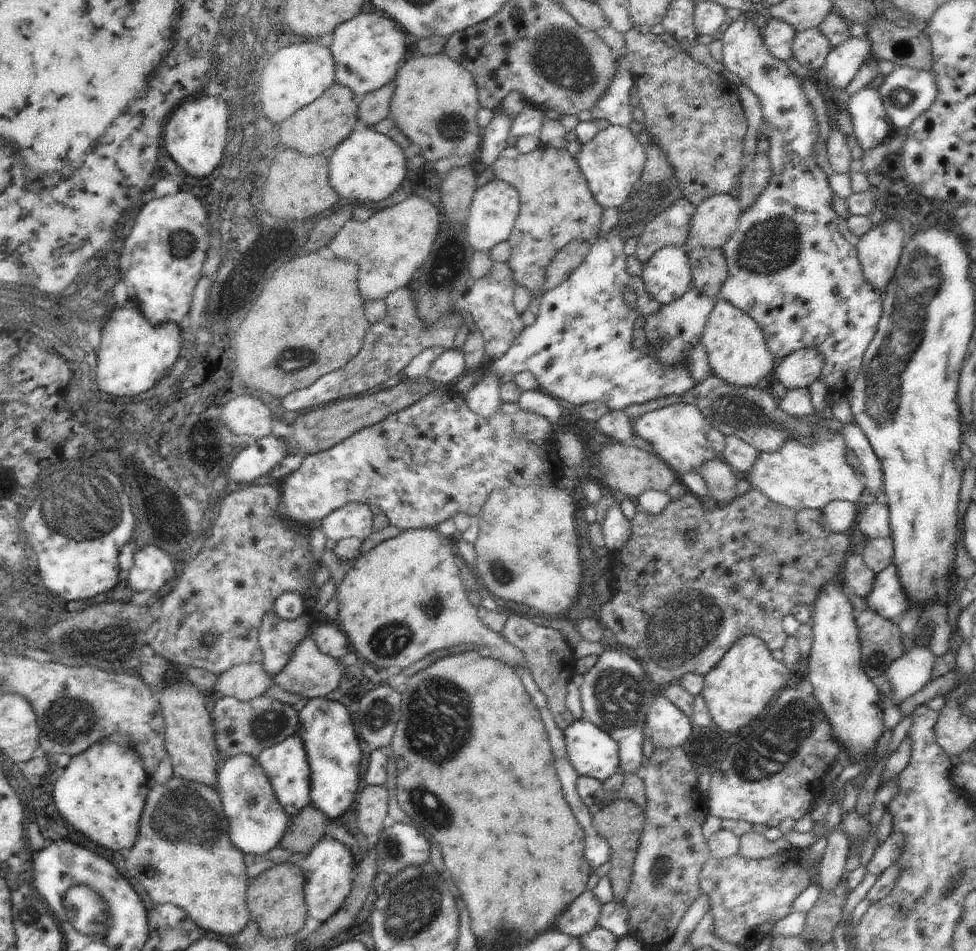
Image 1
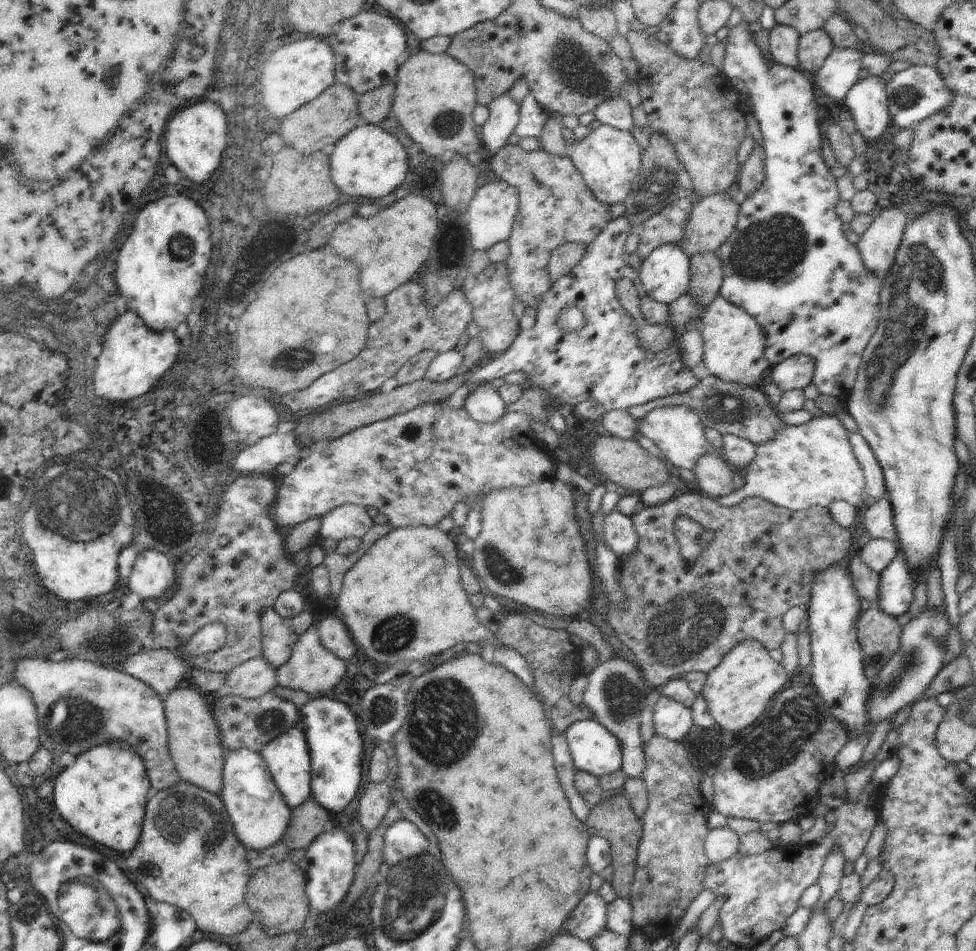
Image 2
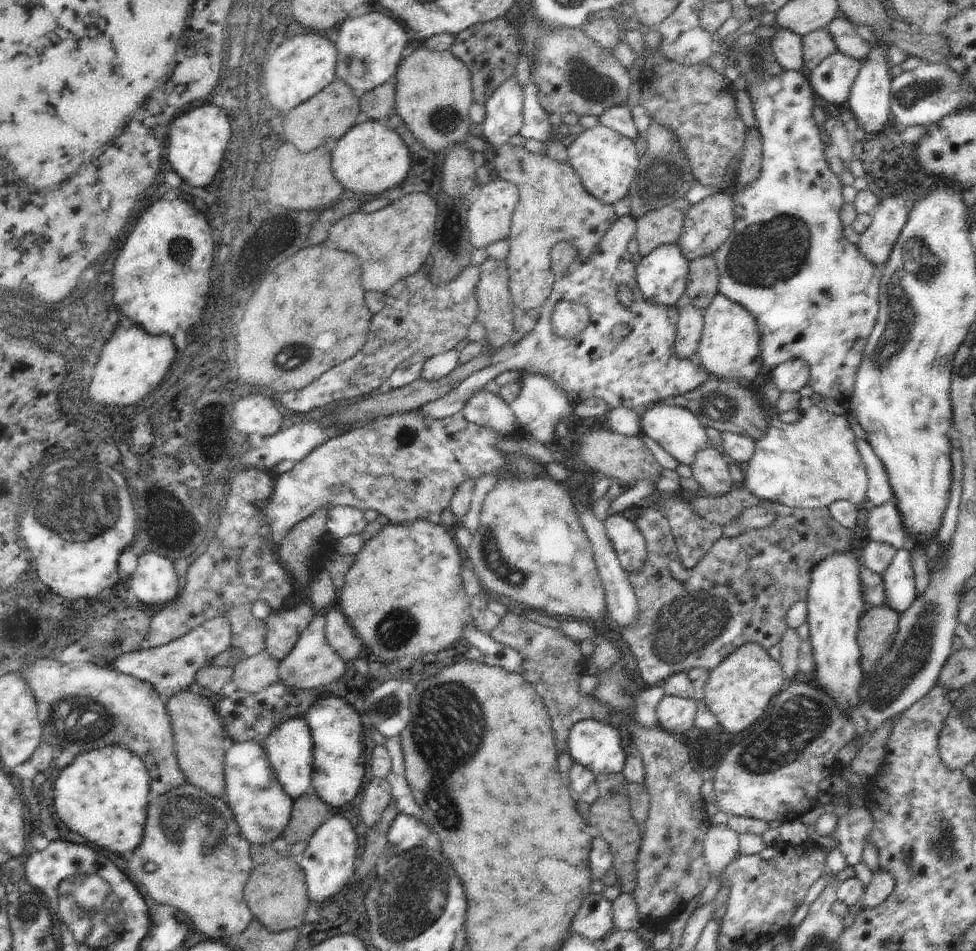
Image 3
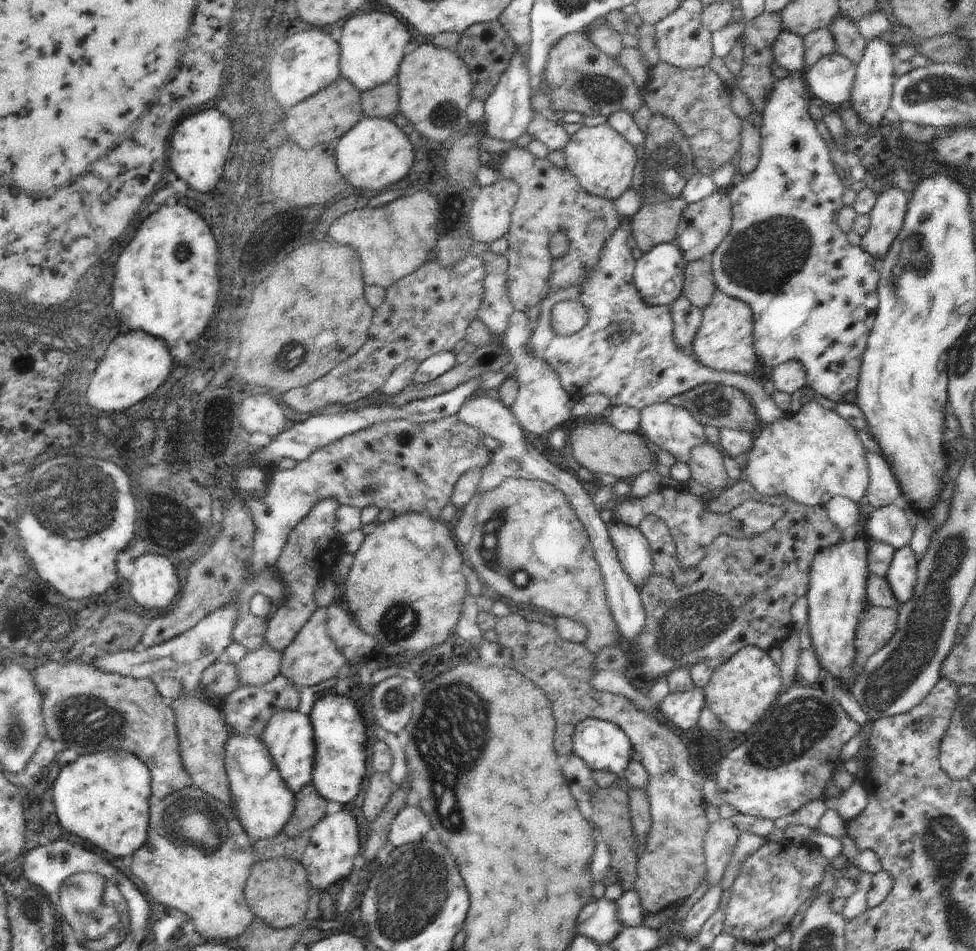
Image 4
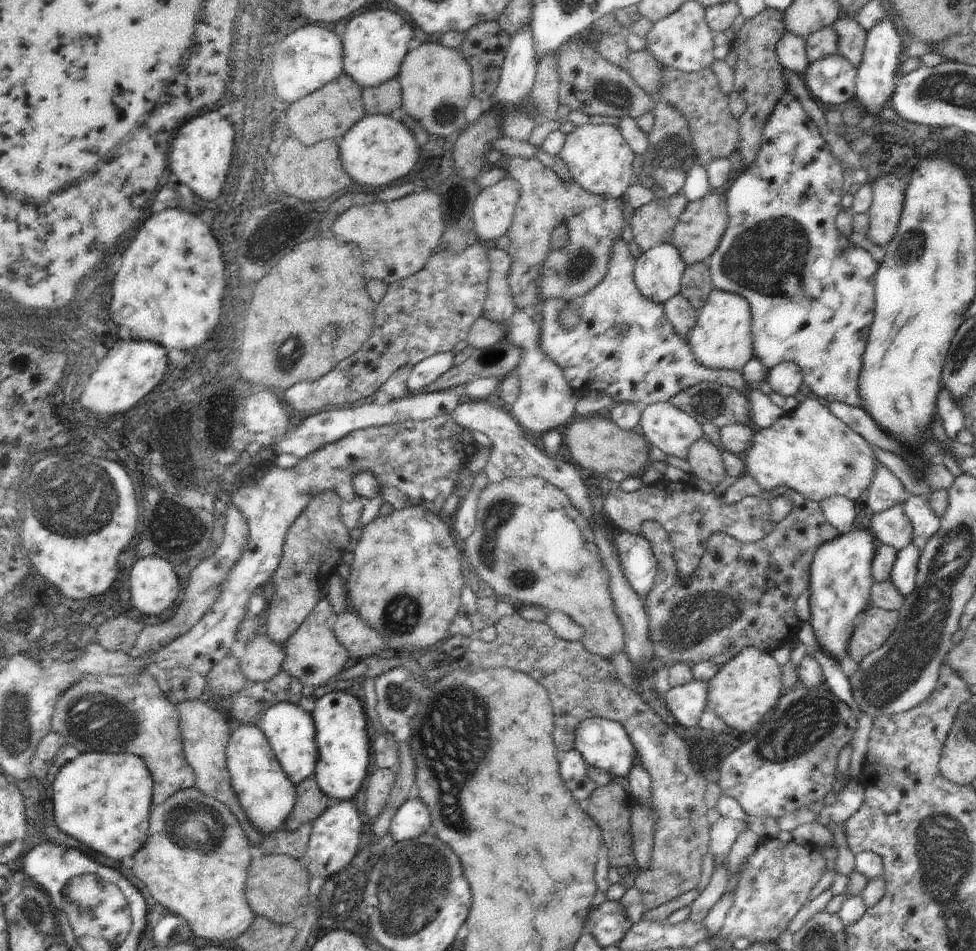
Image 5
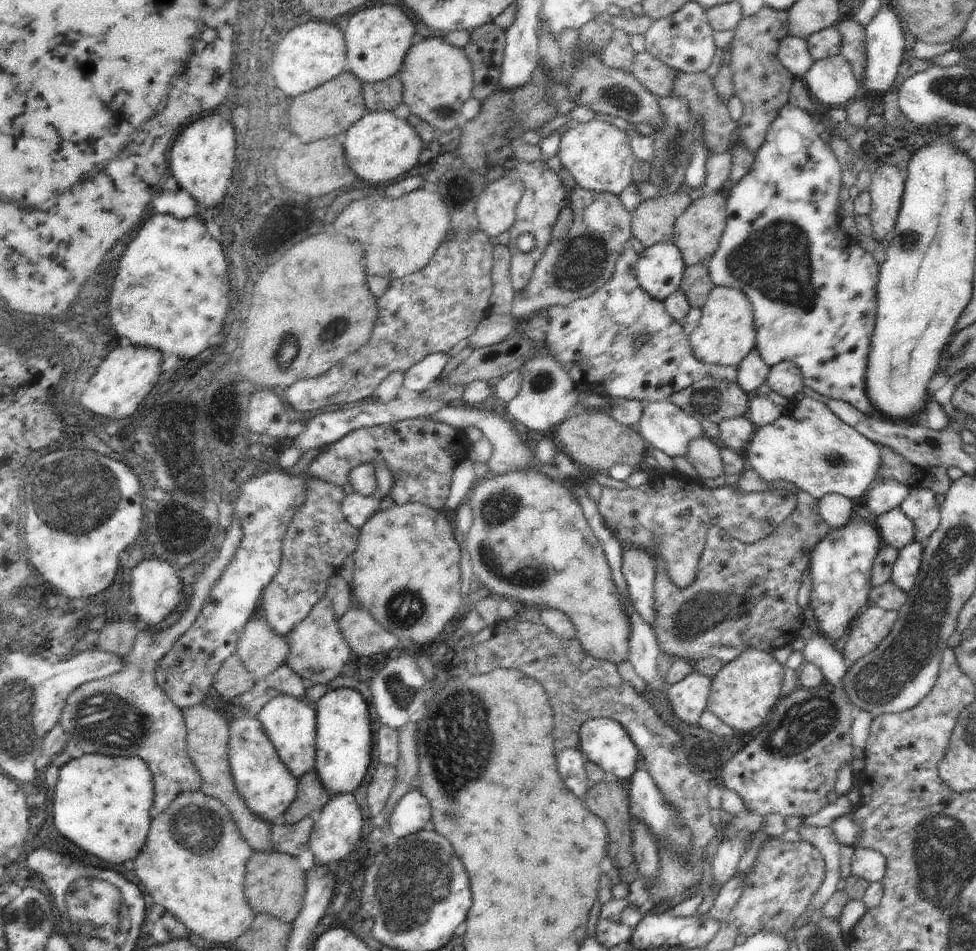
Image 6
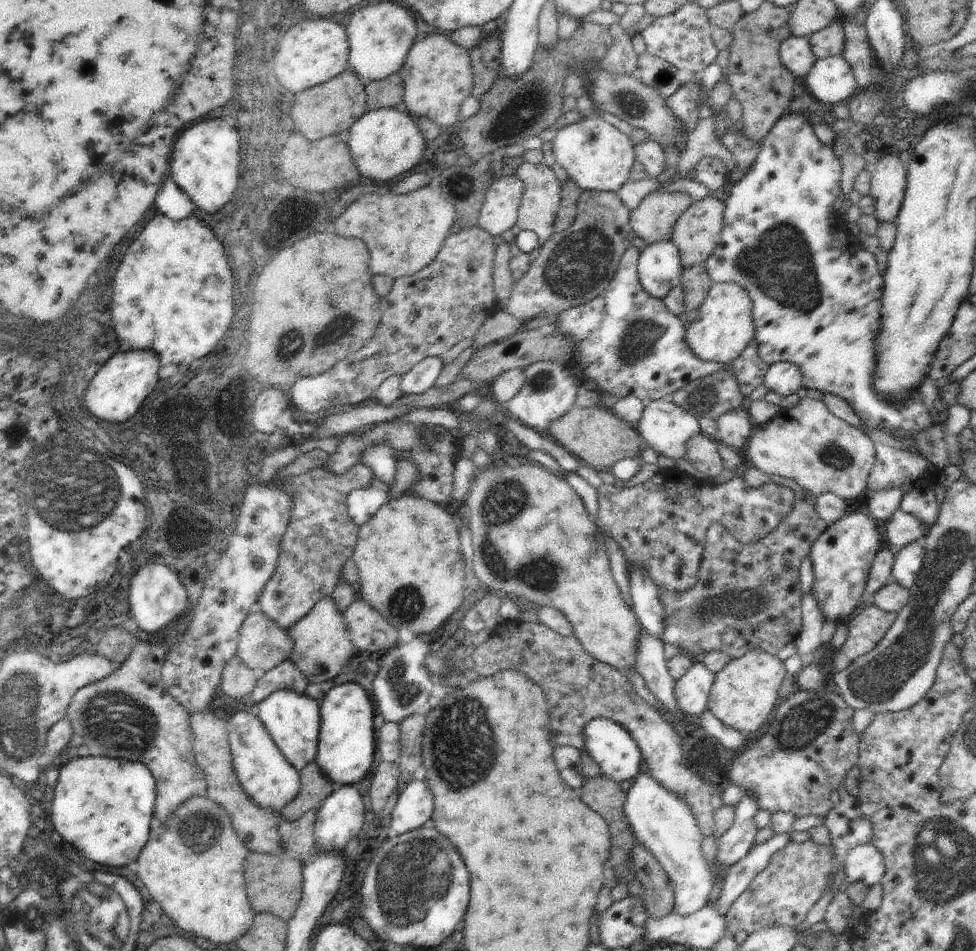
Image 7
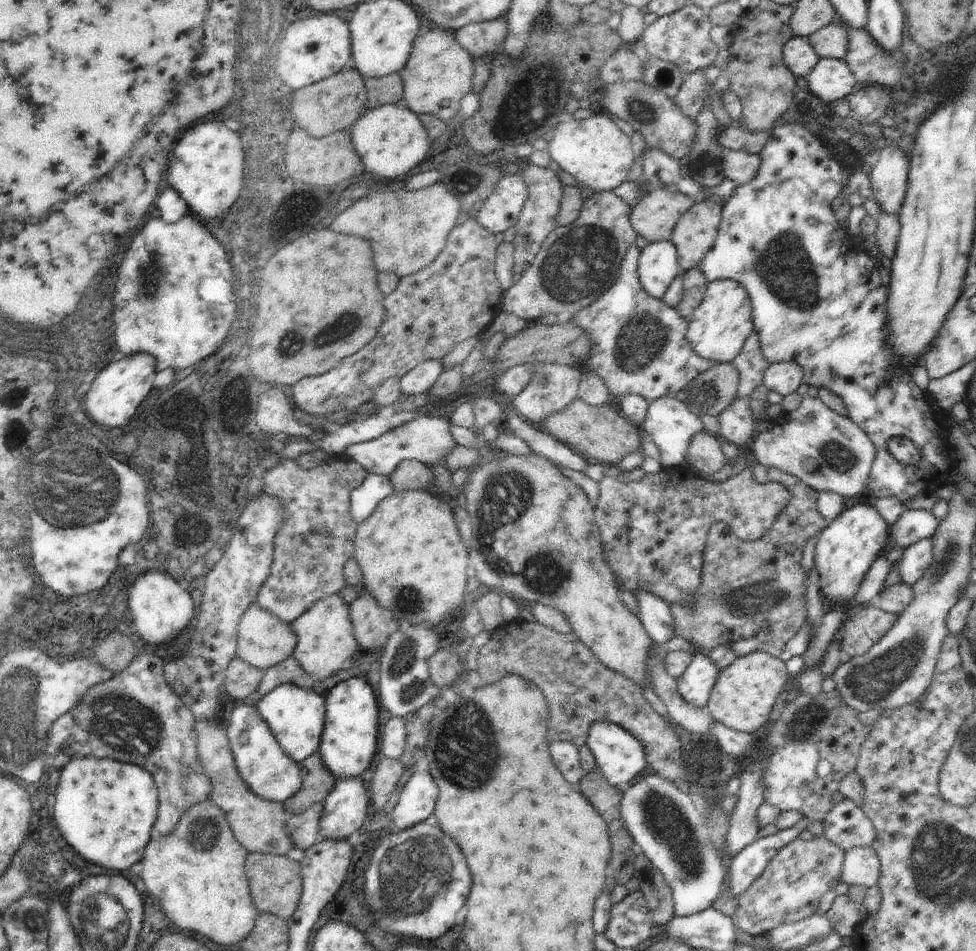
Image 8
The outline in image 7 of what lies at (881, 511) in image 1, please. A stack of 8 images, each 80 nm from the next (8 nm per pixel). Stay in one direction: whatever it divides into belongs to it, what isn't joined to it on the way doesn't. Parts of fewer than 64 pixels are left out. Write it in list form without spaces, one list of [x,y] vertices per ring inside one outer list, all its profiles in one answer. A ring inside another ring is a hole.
[[[899,508],[884,522],[886,527],[884,531],[885,544],[896,551],[904,548],[922,535],[926,536],[932,522],[927,517],[919,518],[906,513],[903,508]]]

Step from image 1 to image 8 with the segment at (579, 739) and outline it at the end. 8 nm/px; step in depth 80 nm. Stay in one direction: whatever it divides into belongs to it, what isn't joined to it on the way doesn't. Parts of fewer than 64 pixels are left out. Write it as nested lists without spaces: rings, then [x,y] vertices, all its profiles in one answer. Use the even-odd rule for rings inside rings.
[[[604,719],[594,721],[586,744],[594,754],[597,768],[602,771],[607,782],[615,787],[628,787],[628,782],[646,766],[644,749],[640,741],[616,723]]]

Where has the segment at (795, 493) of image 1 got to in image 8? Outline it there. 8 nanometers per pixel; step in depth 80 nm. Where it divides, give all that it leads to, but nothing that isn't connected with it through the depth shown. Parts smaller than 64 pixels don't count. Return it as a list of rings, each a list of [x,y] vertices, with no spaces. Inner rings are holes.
[[[804,396],[798,408],[770,423],[750,444],[758,464],[795,476],[819,493],[832,491],[848,498],[865,494],[877,448],[855,422],[827,407],[820,397]]]

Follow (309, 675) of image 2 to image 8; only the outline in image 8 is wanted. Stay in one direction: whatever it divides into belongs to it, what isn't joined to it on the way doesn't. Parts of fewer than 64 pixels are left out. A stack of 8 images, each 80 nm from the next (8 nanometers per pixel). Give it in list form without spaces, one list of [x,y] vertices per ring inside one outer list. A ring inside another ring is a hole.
[[[339,593],[316,602],[310,610],[292,622],[291,626],[291,631],[298,637],[291,656],[300,663],[304,672],[313,675],[315,680],[322,682],[328,676],[340,672],[361,653],[360,646],[353,637],[355,626],[352,626],[348,604]]]

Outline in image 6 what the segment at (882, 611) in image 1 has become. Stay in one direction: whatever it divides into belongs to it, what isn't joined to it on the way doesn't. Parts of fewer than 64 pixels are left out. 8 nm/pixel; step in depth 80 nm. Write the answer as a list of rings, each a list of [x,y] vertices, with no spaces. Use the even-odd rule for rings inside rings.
[[[914,540],[898,551],[894,561],[890,580],[906,594],[912,590],[913,584],[918,578],[917,574],[924,547],[924,544]]]

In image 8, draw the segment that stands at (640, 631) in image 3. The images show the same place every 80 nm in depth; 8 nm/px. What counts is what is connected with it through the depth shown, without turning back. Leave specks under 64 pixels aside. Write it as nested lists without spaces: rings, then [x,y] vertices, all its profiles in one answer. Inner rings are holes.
[[[760,464],[754,466],[753,477],[759,483],[783,484],[791,492],[790,502],[778,515],[771,529],[755,541],[739,539],[724,522],[714,523],[708,529],[700,586],[689,598],[687,606],[680,603],[670,604],[675,622],[673,637],[682,637],[691,642],[694,652],[707,653],[715,646],[724,645],[734,651],[737,657],[743,657],[752,651],[766,651],[778,657],[786,642],[796,636],[807,619],[804,597],[808,577],[801,565],[801,558],[805,544],[828,525],[817,509],[819,492],[795,476]]]

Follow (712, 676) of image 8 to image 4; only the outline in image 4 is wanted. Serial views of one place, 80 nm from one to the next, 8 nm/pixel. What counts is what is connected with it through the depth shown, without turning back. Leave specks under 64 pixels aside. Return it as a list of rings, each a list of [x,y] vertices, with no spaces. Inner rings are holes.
[[[700,687],[684,693],[668,693],[658,706],[658,715],[669,726],[688,730],[697,726],[705,707],[705,693]]]

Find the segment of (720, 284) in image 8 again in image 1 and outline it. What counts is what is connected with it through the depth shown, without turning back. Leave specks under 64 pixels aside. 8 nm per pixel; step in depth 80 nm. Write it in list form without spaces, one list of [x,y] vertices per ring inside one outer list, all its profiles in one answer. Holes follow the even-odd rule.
[[[717,299],[699,342],[706,347],[712,374],[737,387],[755,387],[773,372],[777,363],[756,321],[731,302],[722,299]]]

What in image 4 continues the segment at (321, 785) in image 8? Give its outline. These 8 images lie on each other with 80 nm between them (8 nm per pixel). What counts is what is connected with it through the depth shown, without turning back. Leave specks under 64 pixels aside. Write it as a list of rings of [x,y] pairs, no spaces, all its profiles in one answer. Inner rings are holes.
[[[308,783],[295,794],[295,807],[282,832],[288,838],[300,836],[306,829],[313,829],[326,816],[328,801],[320,796],[314,785]]]

